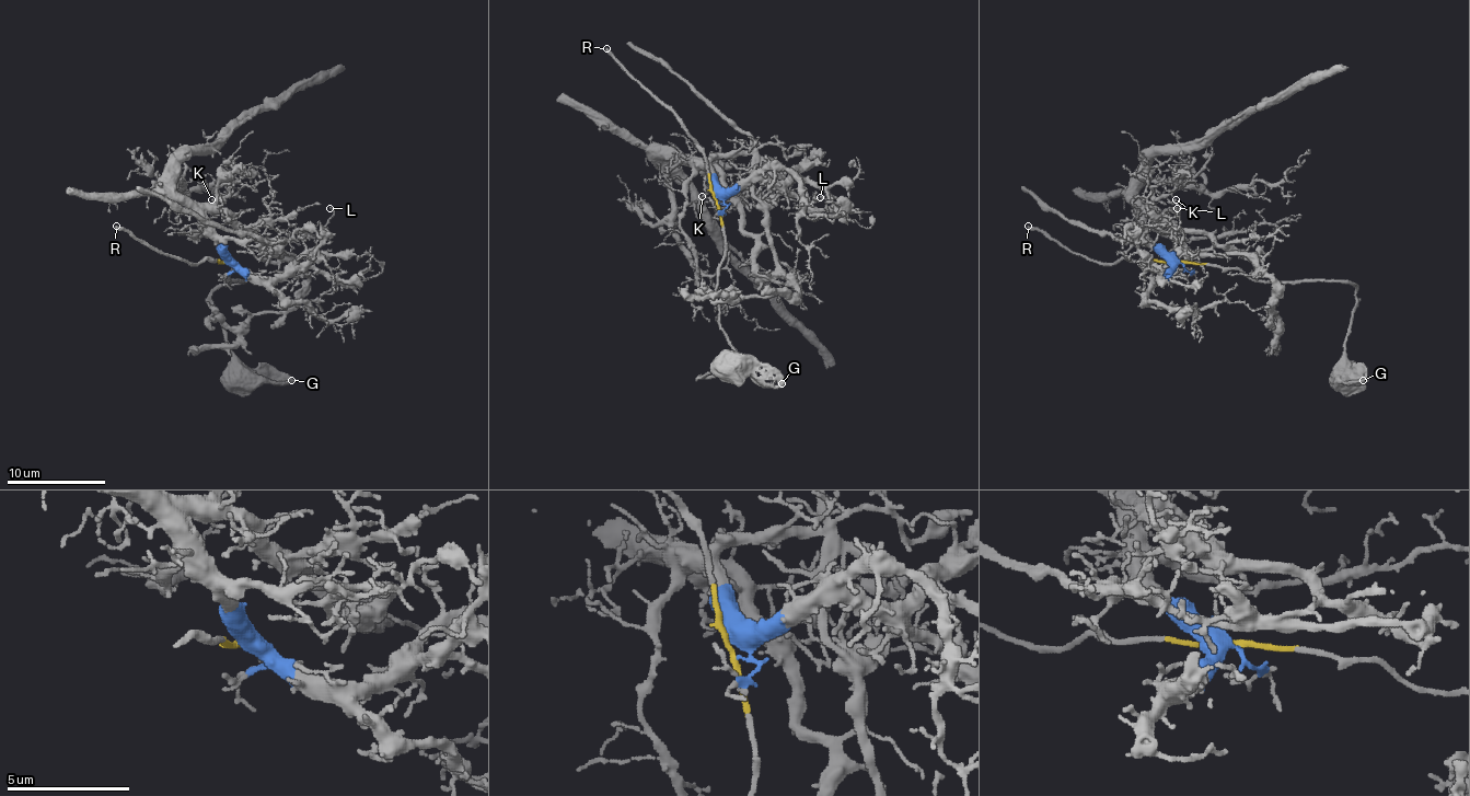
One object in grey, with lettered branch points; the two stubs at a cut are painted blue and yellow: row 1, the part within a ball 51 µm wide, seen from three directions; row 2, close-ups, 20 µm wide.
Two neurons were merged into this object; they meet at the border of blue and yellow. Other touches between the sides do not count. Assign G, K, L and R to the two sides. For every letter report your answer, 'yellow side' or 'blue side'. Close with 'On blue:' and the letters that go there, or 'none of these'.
G: yellow side
K: blue side
L: blue side
R: yellow side
On blue: K, L

